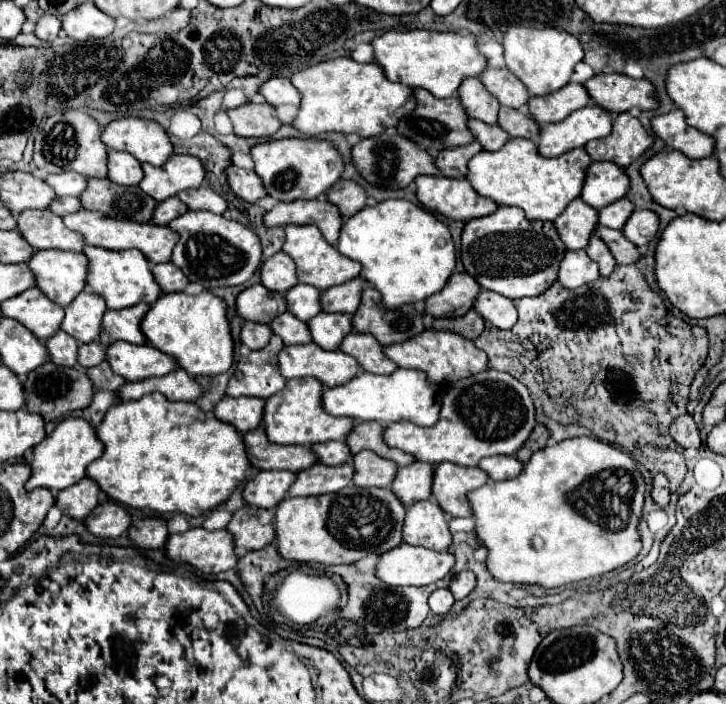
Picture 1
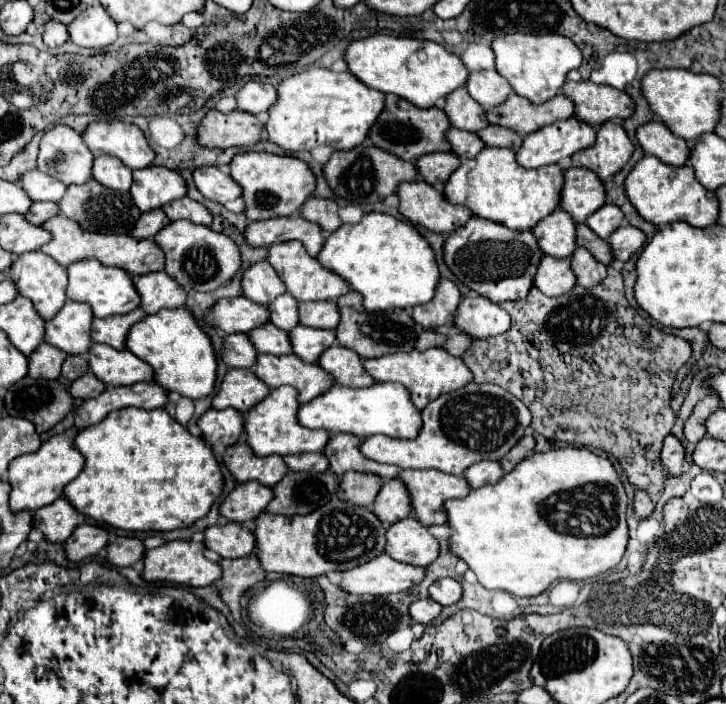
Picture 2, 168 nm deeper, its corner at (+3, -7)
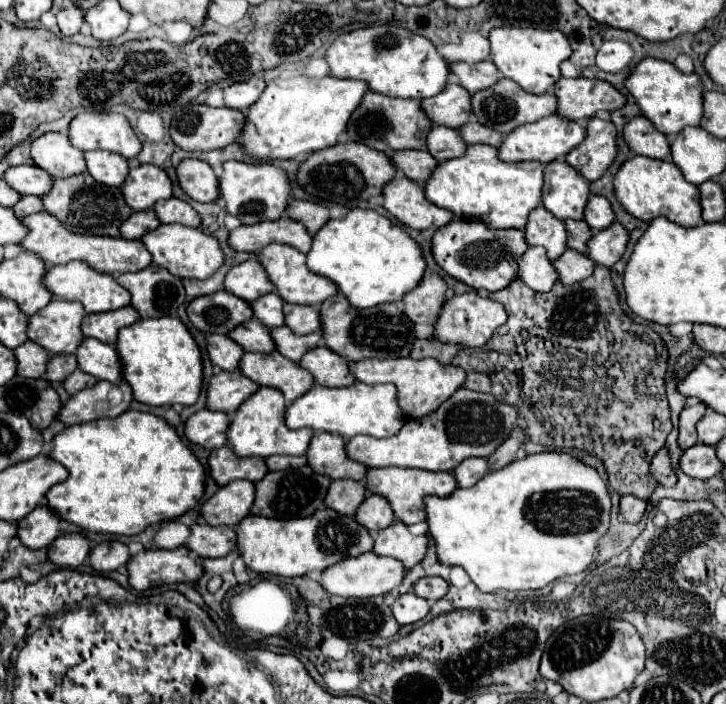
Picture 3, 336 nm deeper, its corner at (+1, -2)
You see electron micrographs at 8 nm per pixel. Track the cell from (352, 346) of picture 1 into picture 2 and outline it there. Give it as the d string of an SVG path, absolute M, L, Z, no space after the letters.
M339 344L327 348L315 364L319 368L325 368L325 372L329 372L339 386L367 388L375 382L367 372L363 372L363 360L355 352L347 352L347 348L341 348Z

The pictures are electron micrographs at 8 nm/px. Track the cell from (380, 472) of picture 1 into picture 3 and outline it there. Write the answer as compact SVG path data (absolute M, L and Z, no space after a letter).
M335 479L329 485L325 505L335 509L337 513L353 515L359 509L359 503L363 503L365 497L367 497L367 491L363 491L363 481Z

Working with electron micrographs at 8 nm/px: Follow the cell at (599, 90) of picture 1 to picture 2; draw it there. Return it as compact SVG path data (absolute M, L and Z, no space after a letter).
M589 80L565 82L563 94L575 104L575 118L591 126L601 126L611 118L629 118L635 110L631 96L623 90L609 88L605 84L593 84Z

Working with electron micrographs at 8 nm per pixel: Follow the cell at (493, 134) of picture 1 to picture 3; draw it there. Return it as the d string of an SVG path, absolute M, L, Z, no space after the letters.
M435 125L433 131L427 135L427 149L437 161L447 161L465 155L467 143L463 143L463 137L457 129Z

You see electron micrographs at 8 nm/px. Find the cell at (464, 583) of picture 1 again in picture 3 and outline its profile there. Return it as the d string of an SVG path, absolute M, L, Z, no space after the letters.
M423 577L415 583L415 595L435 603L449 591L449 583L443 577Z

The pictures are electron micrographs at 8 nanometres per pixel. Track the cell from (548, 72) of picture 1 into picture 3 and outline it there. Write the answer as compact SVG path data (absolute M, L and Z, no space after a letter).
M501 27L489 33L489 41L491 41L491 61L495 61L503 77L513 79L527 93L533 93L533 95L543 95L553 89L553 85L561 77L559 65L565 59L569 59L573 53L567 37L561 31L541 31L531 27L525 27L525 29Z

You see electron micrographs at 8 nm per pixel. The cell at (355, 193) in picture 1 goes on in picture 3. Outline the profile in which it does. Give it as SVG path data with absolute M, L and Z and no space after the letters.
M291 201L287 207L287 215L303 223L311 235L315 235L315 231L319 231L319 227L323 227L323 223L331 219L327 207L311 201Z

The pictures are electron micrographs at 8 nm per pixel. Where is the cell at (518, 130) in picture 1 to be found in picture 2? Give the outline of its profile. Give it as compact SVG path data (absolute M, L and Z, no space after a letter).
M487 126L479 130L477 136L485 142L485 146L501 146L501 148L511 148L511 150L517 150L521 146L521 136L501 126Z

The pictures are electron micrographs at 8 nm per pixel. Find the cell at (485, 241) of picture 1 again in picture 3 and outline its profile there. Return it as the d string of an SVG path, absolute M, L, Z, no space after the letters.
M465 217L453 219L433 235L433 255L441 269L465 285L489 293L501 291L511 281L519 279L519 259L527 247L521 229L489 229L485 223Z

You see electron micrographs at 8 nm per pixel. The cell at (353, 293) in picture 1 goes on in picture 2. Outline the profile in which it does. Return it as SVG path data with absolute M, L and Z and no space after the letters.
M299 302L299 324L309 328L333 330L337 328L337 304L335 302Z

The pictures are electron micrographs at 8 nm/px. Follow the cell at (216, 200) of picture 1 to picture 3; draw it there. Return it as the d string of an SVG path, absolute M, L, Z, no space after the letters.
M171 197L165 201L155 203L153 207L157 211L157 217L161 223L183 223L189 227L199 227L201 225L201 215L183 199Z

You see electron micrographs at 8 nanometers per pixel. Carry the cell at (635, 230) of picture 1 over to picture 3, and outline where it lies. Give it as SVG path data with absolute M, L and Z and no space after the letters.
M615 221L611 227L607 227L601 233L591 237L591 241L587 243L587 247L589 247L587 255L597 265L611 267L613 263L617 263L623 257L627 243L629 243L629 231L621 223Z

